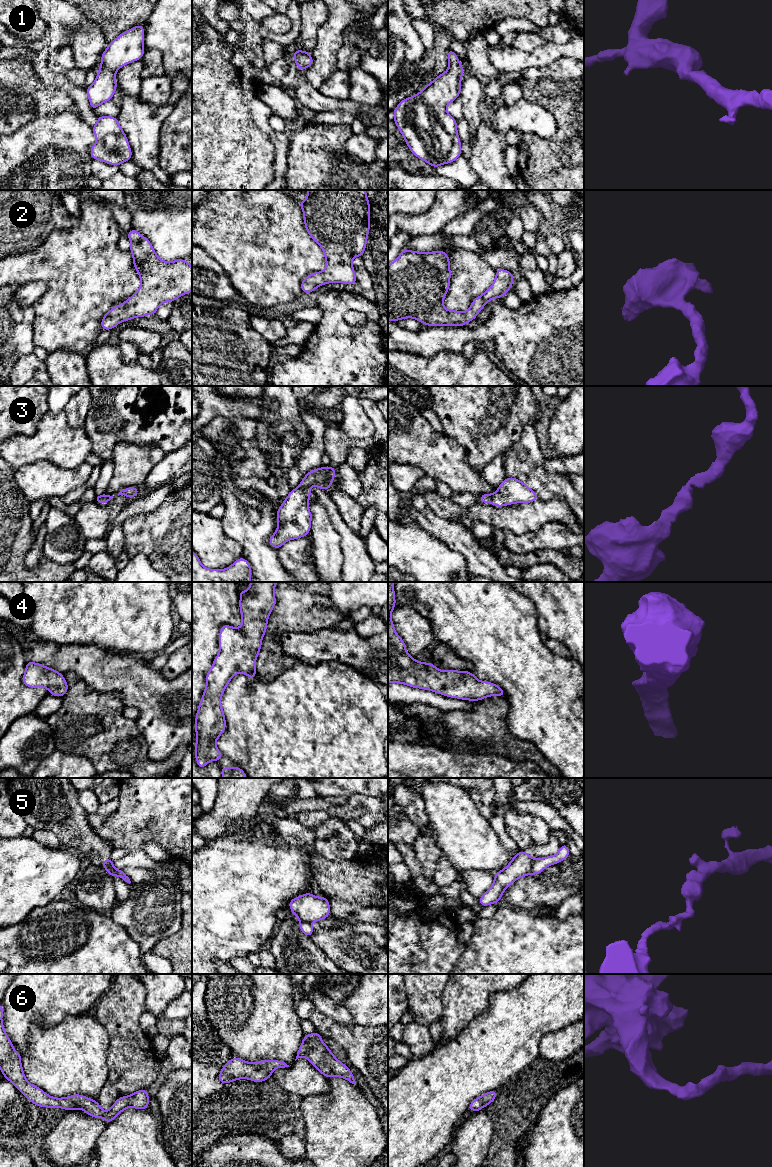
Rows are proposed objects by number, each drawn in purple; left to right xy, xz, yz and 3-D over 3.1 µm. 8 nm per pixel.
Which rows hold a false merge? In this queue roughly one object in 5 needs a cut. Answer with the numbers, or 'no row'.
5

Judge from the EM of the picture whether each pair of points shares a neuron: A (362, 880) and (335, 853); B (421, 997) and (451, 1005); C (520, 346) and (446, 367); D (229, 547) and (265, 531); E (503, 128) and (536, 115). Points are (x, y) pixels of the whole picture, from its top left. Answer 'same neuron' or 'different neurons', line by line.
A: different neurons
B: different neurons
C: different neurons
D: different neurons
E: same neuron

